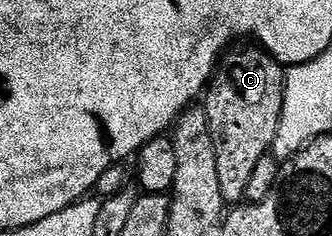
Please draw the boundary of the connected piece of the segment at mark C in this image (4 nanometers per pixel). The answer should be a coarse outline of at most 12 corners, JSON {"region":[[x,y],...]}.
{"region":[[256,45],[221,58],[202,106],[225,204],[272,150],[285,68]]}

